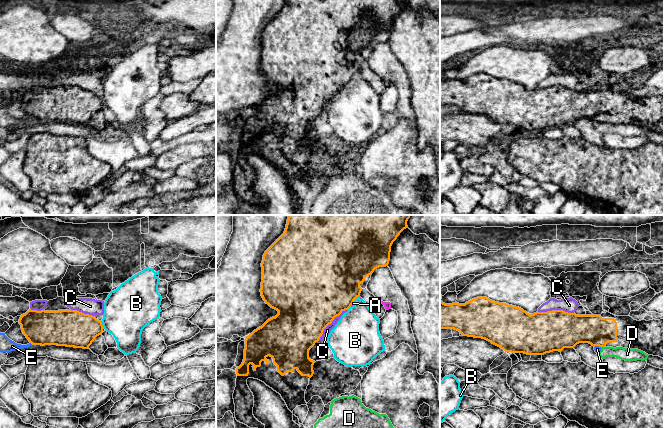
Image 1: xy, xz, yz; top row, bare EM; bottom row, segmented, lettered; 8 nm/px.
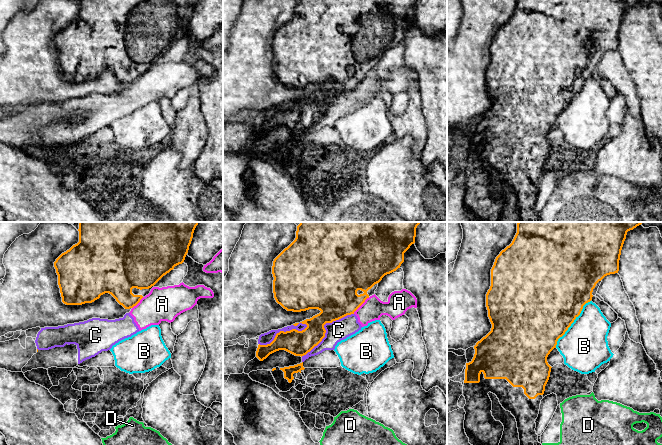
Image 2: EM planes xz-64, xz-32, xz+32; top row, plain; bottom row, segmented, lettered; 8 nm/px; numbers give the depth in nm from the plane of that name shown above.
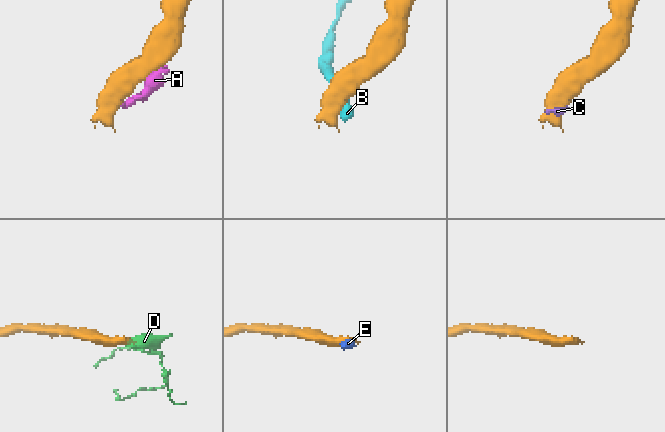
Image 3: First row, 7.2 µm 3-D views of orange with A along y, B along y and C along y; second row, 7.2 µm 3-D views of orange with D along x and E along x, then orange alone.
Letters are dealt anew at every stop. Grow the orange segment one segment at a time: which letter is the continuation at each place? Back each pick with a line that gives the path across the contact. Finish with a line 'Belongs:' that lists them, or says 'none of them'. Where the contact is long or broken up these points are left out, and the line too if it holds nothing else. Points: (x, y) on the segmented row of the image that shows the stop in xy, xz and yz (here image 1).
Belongs: none of them

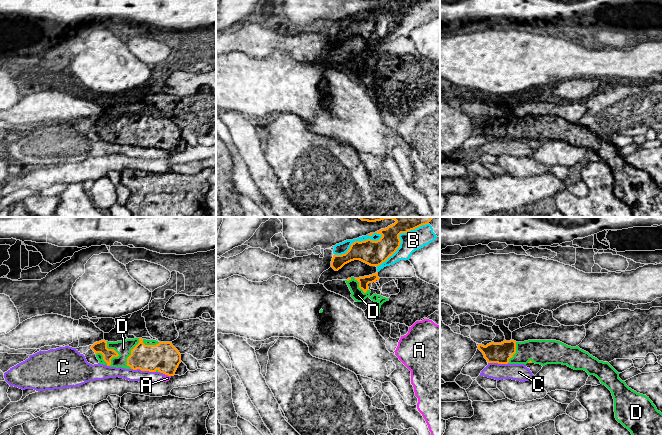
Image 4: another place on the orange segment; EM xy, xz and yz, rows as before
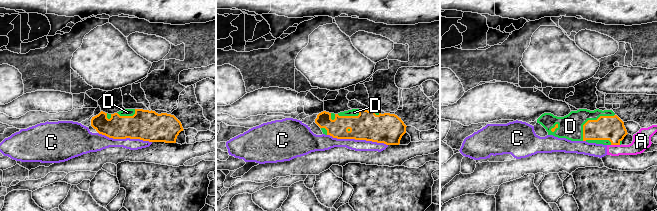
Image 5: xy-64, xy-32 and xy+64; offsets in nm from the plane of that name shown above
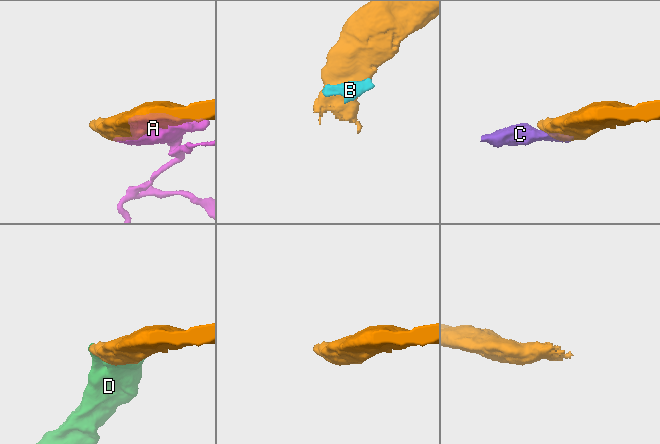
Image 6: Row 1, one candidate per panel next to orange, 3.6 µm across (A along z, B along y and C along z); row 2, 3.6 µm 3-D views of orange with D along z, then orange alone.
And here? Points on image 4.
Belongs: D

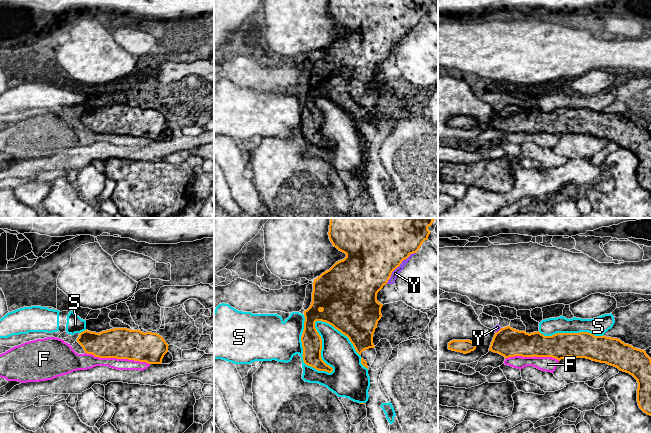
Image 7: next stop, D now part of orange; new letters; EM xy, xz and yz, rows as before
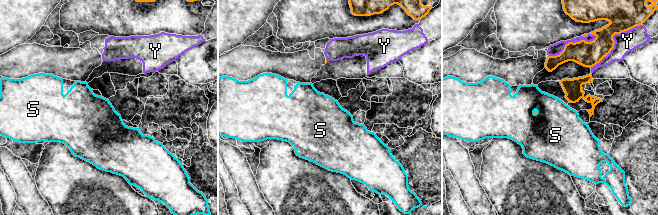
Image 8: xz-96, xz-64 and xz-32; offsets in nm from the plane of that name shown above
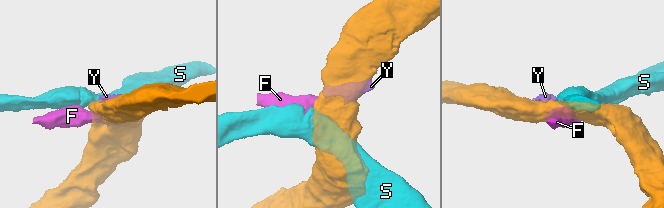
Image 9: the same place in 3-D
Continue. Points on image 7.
Belongs: none of them

